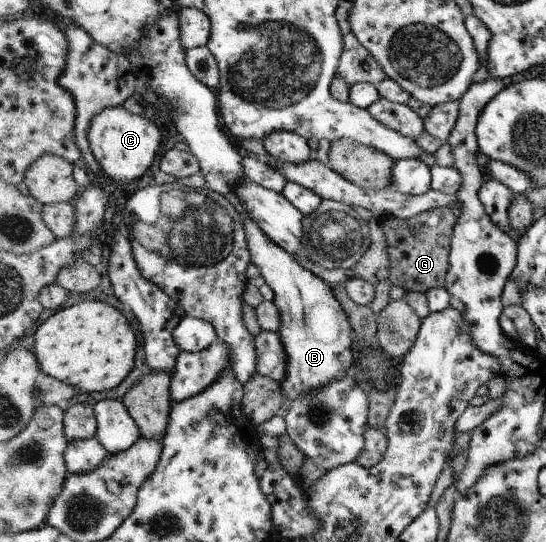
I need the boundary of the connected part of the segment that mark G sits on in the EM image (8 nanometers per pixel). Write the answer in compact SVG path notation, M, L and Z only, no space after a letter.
M438 207L431 211L422 212L410 219L384 219L381 223L386 236L387 253L391 262L389 281L394 286L401 286L405 291L428 292L431 288L444 287L446 272L451 254L451 237L454 236L454 226L457 224L450 207Z

